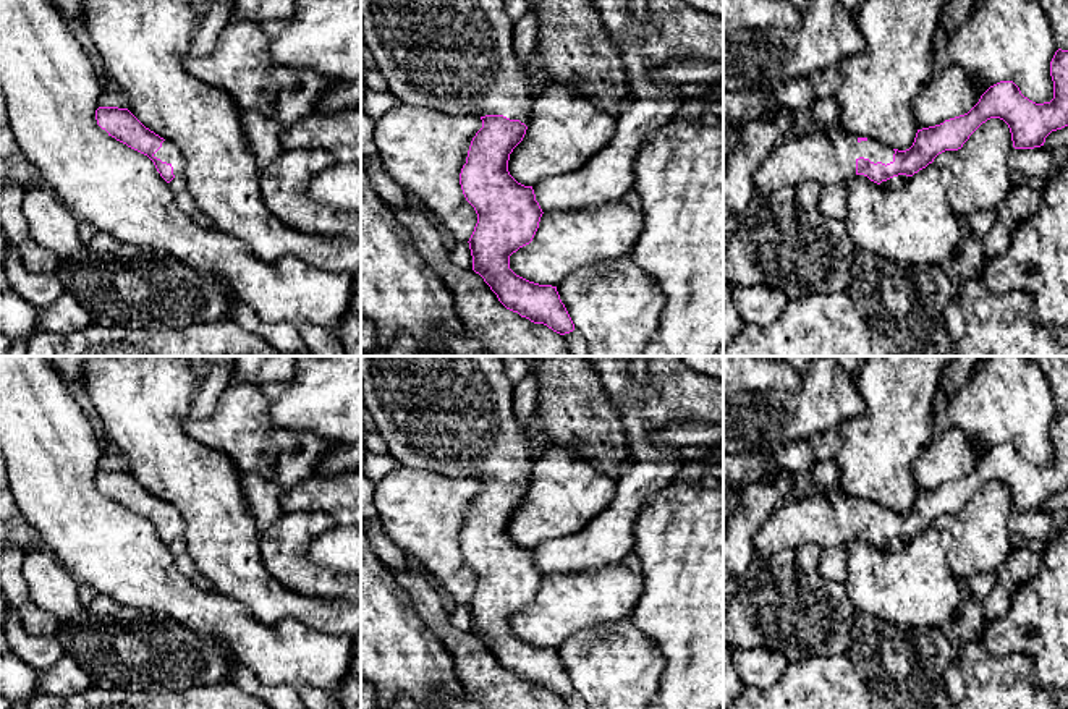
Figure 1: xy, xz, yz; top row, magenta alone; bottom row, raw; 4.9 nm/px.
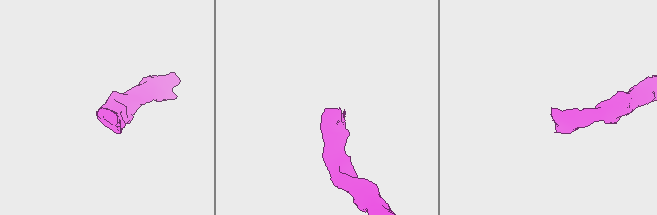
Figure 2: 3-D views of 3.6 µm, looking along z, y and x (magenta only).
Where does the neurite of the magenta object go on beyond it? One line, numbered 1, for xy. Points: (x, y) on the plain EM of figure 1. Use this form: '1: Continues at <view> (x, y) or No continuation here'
1: Continues at xy (169, 515)

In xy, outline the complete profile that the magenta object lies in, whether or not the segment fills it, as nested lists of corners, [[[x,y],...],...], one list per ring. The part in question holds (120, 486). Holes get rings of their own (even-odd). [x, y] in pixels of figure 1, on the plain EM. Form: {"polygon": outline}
{"polygon": [[[99,469],[95,482],[108,499],[147,518],[167,546],[183,537],[184,521],[178,510],[146,490],[128,471]]]}

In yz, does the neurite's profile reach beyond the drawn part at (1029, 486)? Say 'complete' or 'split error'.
split error

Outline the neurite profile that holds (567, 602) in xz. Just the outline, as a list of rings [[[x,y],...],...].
[[[625,565],[544,575],[532,604],[510,618],[510,631],[558,649],[583,630],[628,618],[642,589],[642,573]]]

